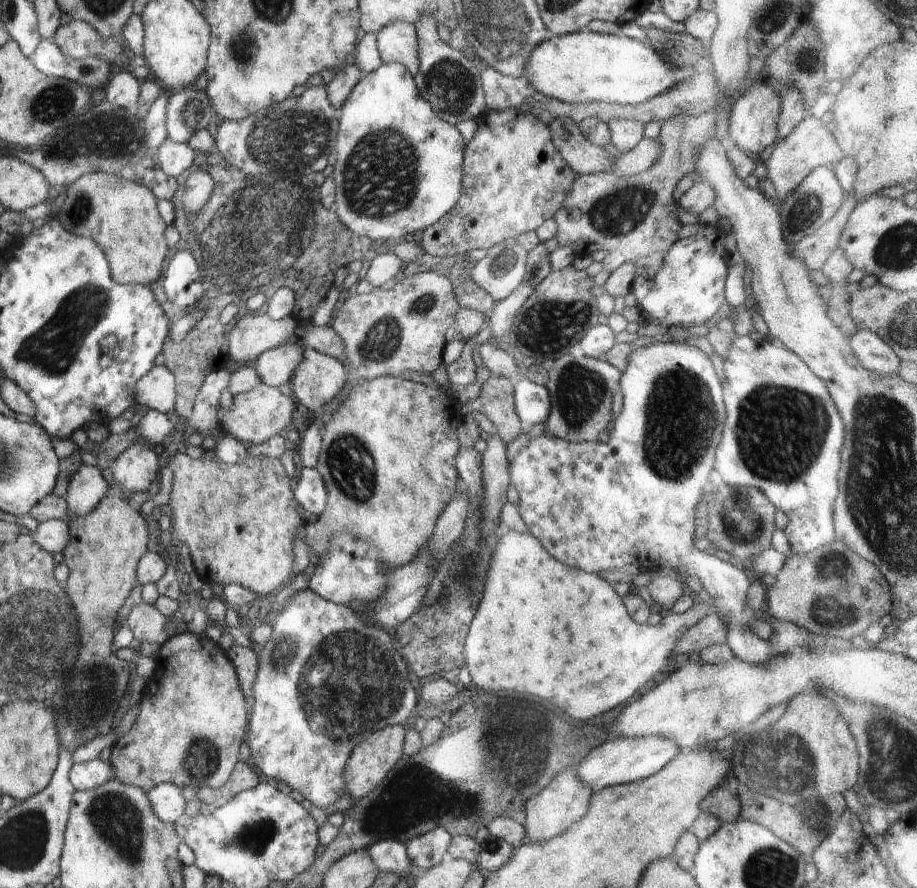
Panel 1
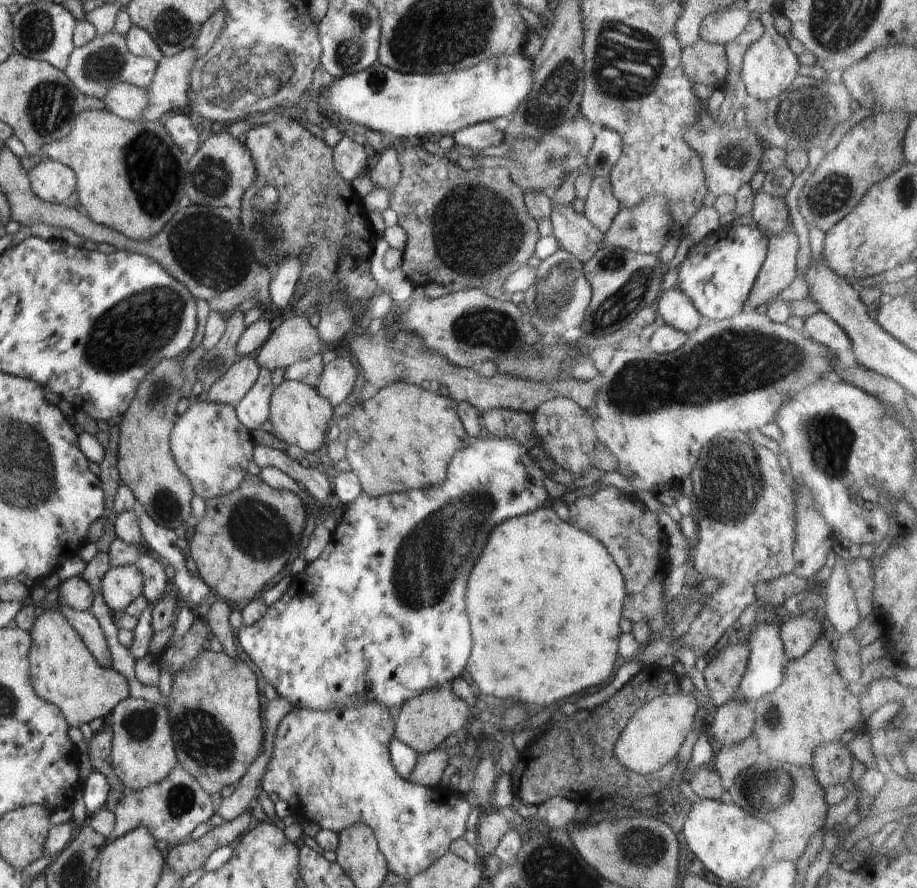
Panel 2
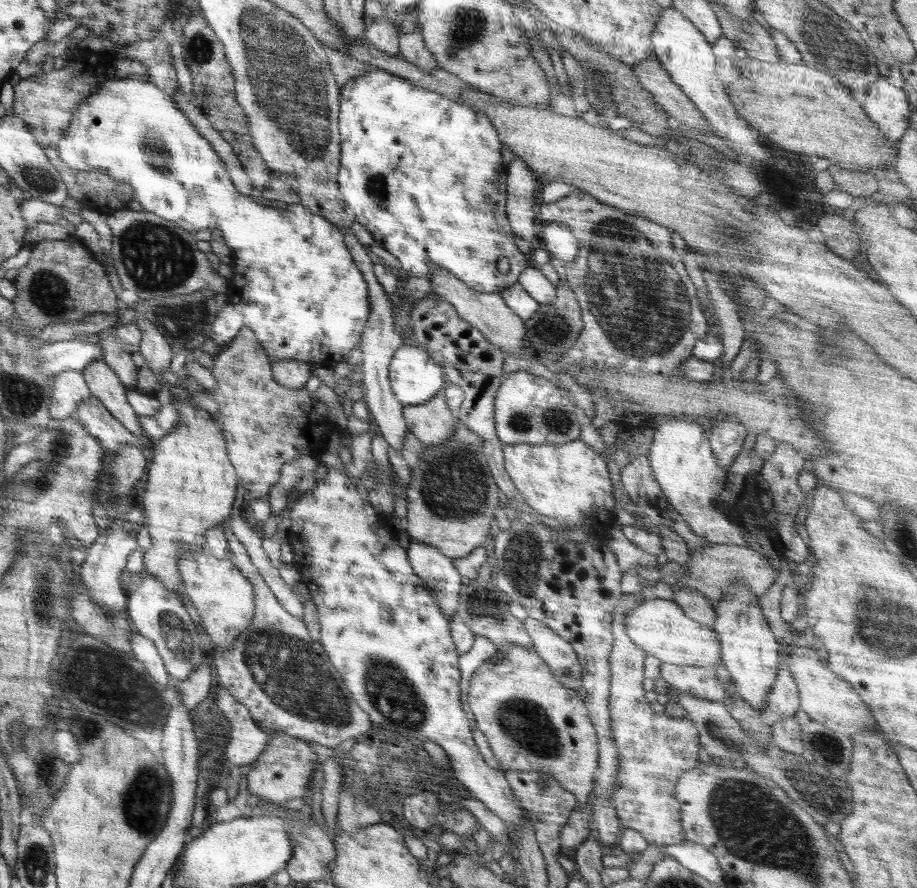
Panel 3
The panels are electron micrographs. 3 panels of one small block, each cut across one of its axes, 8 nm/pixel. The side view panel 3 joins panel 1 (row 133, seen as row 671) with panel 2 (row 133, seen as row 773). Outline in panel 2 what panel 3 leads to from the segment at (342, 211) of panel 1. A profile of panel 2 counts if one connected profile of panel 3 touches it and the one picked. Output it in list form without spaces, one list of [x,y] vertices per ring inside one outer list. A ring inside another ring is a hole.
[[[488,121],[458,130],[453,134],[453,138],[455,144],[472,147],[474,151],[480,152],[490,146],[502,144],[506,140],[506,135]]]

